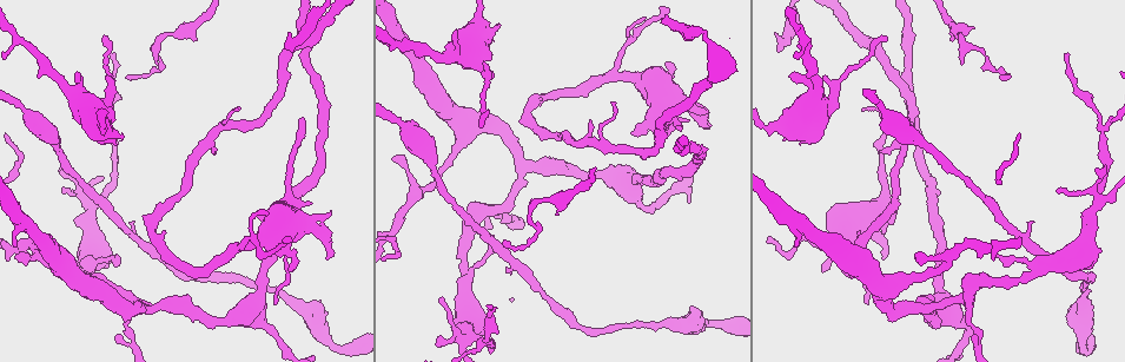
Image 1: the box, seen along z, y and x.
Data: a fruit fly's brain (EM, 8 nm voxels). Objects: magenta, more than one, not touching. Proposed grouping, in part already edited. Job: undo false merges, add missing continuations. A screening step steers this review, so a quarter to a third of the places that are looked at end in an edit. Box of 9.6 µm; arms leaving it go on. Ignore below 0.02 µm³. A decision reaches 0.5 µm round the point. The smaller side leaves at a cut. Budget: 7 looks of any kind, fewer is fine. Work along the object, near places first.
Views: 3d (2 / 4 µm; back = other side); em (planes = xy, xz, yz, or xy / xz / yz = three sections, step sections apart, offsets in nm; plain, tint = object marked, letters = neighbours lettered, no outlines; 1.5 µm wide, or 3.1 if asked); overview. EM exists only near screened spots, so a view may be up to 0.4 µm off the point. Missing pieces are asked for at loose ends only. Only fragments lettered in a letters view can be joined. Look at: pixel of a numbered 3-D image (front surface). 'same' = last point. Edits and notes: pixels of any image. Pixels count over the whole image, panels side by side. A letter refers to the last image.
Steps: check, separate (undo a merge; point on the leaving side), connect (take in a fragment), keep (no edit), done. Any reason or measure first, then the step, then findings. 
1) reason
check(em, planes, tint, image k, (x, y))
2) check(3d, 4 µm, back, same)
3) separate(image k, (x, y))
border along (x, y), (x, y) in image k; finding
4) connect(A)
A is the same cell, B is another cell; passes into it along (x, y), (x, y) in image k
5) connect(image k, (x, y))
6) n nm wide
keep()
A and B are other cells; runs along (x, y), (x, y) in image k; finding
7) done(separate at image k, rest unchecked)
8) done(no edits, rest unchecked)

free end
check(3d, 2 µm, image 1, (79, 78))

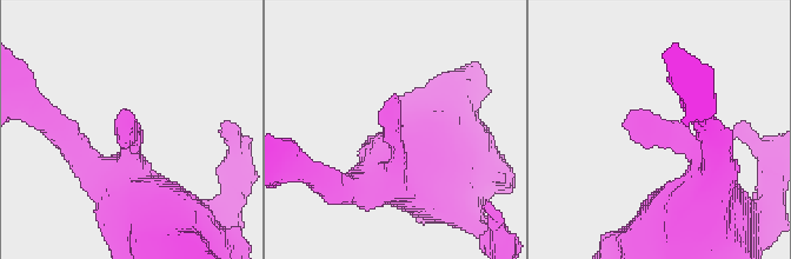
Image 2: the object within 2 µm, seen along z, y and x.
check(em, planes, letters, image 2, (134, 126))

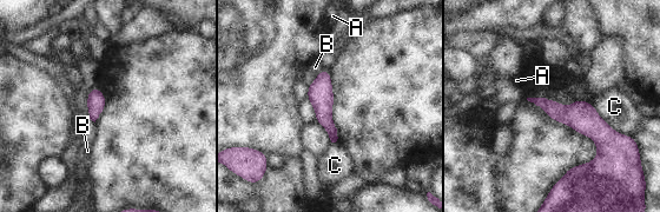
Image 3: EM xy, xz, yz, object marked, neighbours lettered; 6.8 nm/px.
180 nm wide
keep()
A, B and C are other cells; runs along (536, 100), (601, 139), (601, 156), (569, 174) in image 3; no lettered fragment goes on from it

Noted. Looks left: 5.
thin end
check(3d, 2 µm, image 1, (997, 256))

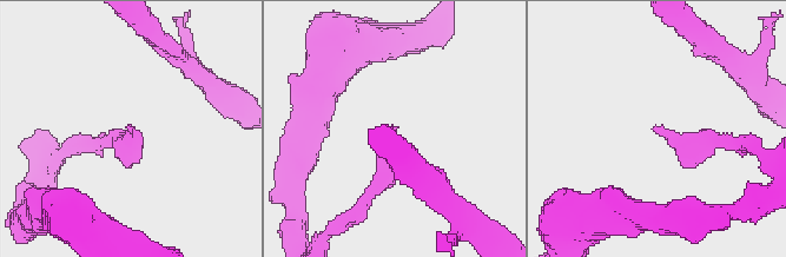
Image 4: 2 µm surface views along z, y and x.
now the EM
check(em, planes, tint, image 4, (653, 129))

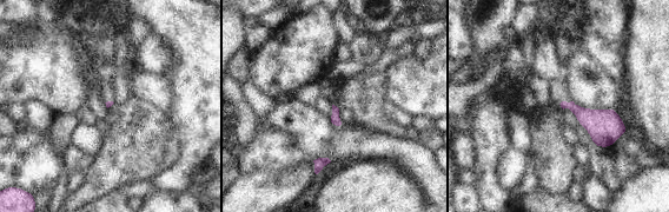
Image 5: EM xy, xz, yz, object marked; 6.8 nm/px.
what lies round it
check(em, planes, letters, same)

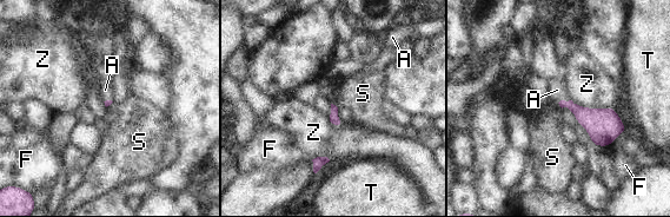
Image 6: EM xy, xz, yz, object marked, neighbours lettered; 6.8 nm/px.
connect(A)
A is the same cell, F, S, T and Z are other cells; passes into it along (594, 120), (563, 100), (557, 90) in image 6; it goes on there

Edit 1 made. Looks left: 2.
arms part here
check(em, planes, letters, image 1, (40, 256))

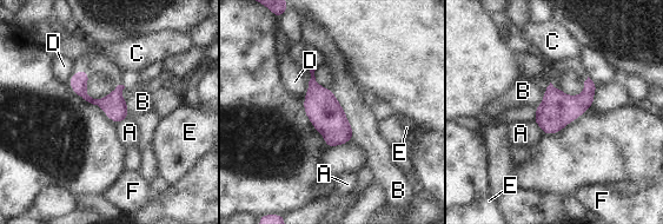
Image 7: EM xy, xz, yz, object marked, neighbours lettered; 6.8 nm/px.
keep()
A, B, C, D, E and F are other cells; runs along (75, 76), (90, 99), (125, 113) in image 7; one neuron here

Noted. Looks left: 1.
done(connect at image 6, rest unchecked)

